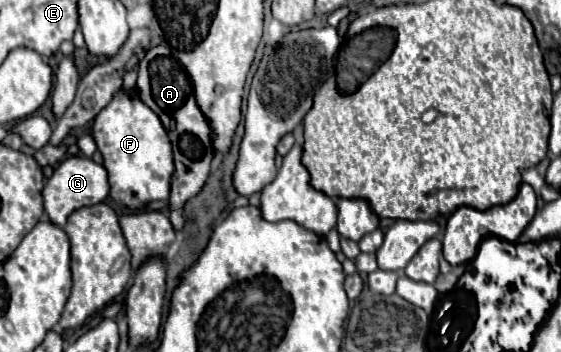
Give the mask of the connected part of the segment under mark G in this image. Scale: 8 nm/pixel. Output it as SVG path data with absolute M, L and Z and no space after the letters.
M67 157L57 165L53 177L47 179L43 187L45 215L51 223L63 227L67 217L75 209L81 209L85 205L97 205L107 197L107 193L109 193L109 183L107 183L107 171L103 165L97 165L85 157Z

